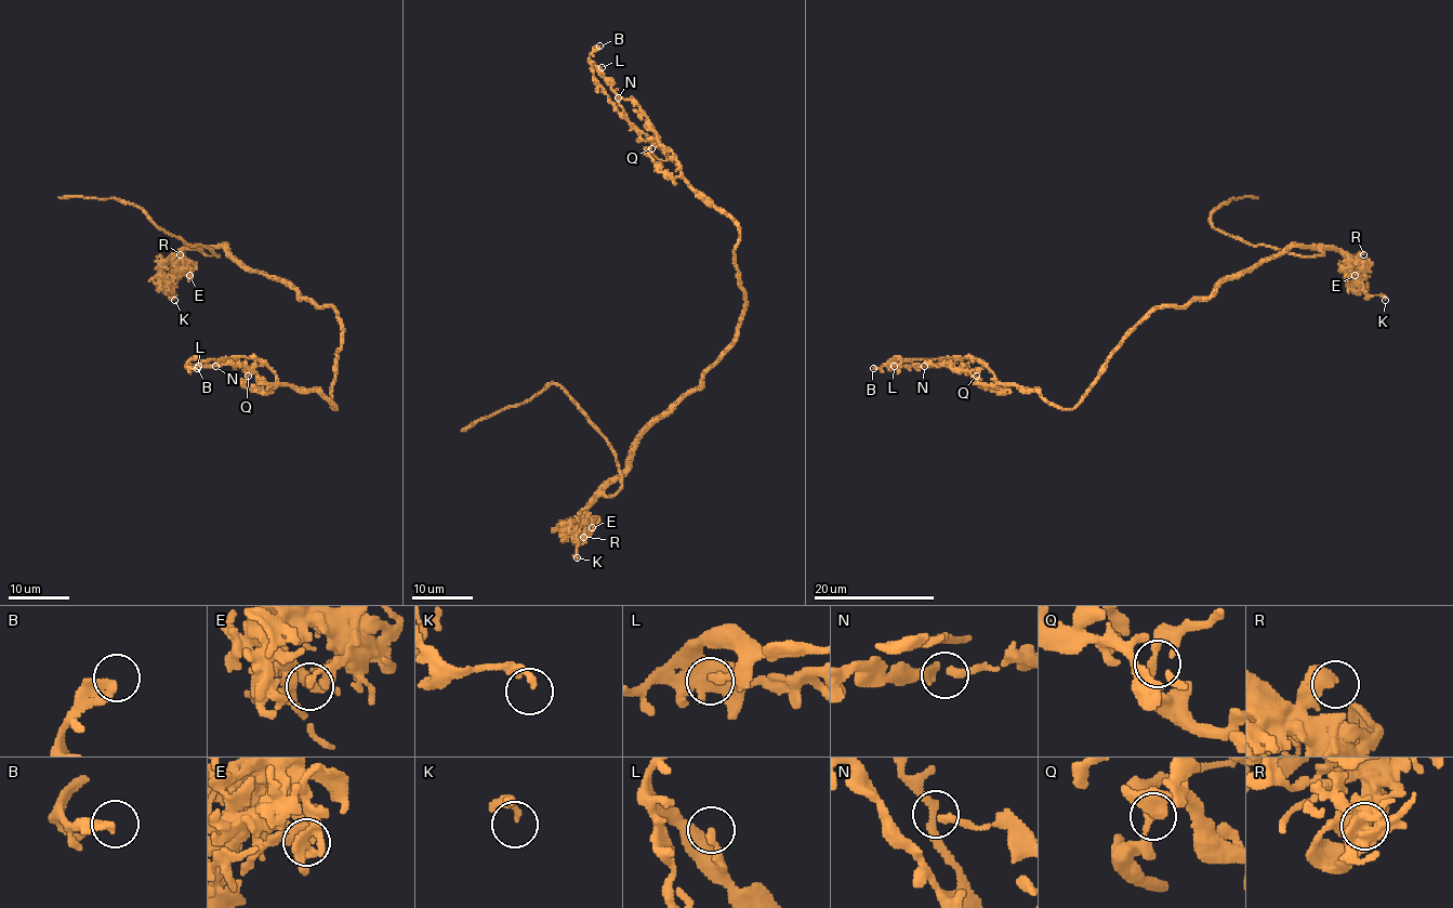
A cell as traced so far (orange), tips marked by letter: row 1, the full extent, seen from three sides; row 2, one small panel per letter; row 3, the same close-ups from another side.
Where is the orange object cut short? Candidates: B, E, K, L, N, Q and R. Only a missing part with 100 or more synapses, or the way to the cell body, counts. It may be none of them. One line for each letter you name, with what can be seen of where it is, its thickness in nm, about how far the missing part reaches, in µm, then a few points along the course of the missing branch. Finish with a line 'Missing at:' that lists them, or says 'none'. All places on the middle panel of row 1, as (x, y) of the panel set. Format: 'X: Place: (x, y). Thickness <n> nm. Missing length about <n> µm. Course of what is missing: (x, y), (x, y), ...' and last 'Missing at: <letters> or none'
Missing at: none

